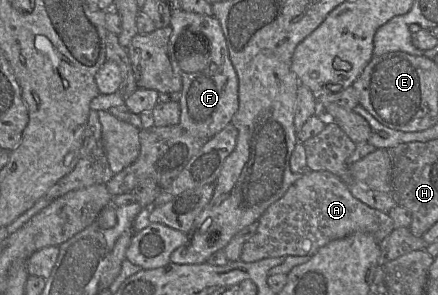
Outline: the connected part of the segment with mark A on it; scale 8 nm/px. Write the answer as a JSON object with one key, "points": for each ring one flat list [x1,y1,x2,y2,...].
{"points":[[307,170,258,219,254,235,242,247,240,260,314,255,329,242,356,232,371,234,378,244,394,229,393,219,356,199,347,185,329,171]]}

